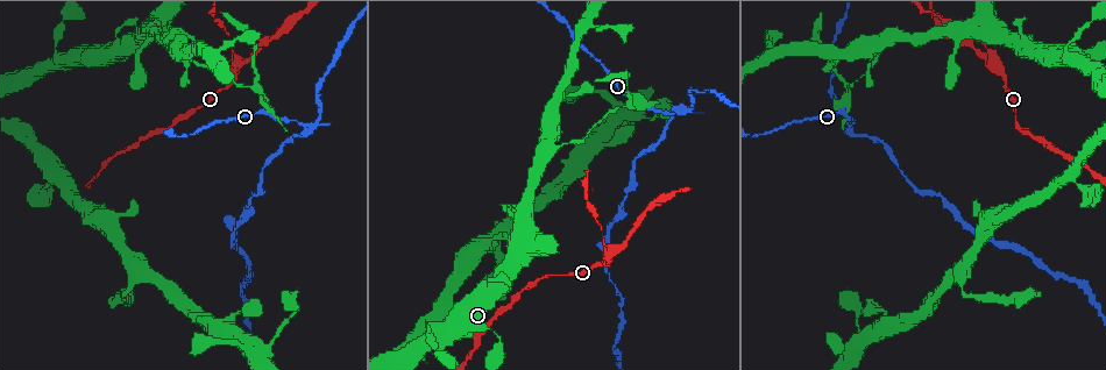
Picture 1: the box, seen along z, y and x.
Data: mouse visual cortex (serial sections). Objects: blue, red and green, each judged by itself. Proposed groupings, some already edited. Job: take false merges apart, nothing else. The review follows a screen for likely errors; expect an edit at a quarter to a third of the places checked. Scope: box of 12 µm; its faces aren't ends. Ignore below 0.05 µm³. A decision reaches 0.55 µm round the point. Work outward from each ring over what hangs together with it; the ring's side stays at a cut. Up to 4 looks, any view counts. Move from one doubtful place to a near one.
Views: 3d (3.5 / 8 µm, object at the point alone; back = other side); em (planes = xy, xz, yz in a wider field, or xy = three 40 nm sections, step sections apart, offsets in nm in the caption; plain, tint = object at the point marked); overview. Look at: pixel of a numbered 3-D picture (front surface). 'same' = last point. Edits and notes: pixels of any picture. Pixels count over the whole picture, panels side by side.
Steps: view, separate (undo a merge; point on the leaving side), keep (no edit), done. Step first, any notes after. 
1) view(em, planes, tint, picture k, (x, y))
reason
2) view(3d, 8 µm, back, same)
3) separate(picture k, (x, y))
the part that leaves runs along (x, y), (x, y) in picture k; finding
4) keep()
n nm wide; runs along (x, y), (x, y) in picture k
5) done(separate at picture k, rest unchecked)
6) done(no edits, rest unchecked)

view(3d, 3.5 µm, picture 1, (679, 113))
three arms meet

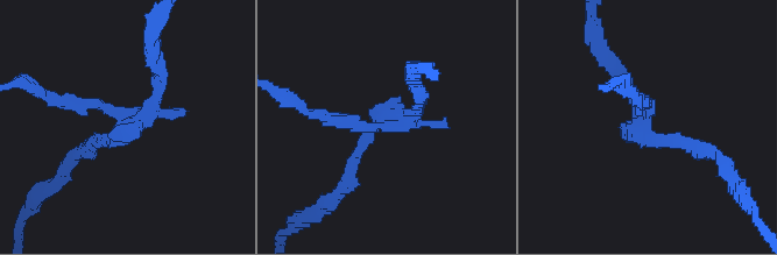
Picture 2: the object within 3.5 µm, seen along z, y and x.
view(em, xy, step 2, tint, picture 2, (126, 114))

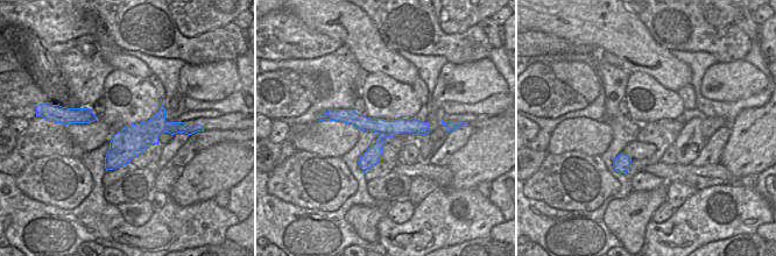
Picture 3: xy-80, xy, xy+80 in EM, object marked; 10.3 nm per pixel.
separate(picture 2, (357, 157))
the part that leaves runs along (648, 120), (650, 137), (722, 158) in picture 2; a second cell is stuck on

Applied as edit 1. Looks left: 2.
view(3d, 3.5 µm, picture 1, (991, 64))
calibre changes

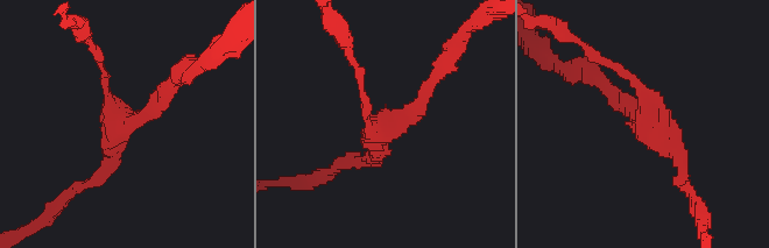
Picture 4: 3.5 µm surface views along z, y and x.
view(em, xy, step 3, tint, picture 4, (651, 122))
now the EM

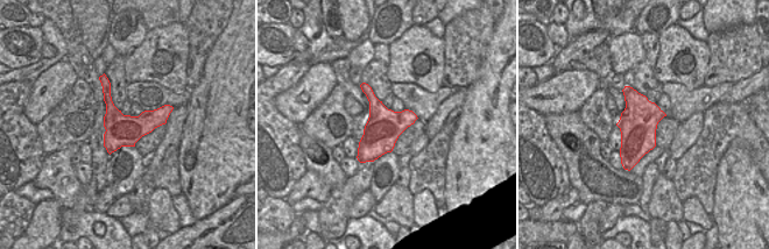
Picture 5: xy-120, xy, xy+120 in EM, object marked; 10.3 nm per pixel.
keep()
runs along (93, 183), (115, 129), (169, 86) in picture 4; all the same cell

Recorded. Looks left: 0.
done(separate at picture 2, rest unchecked)

